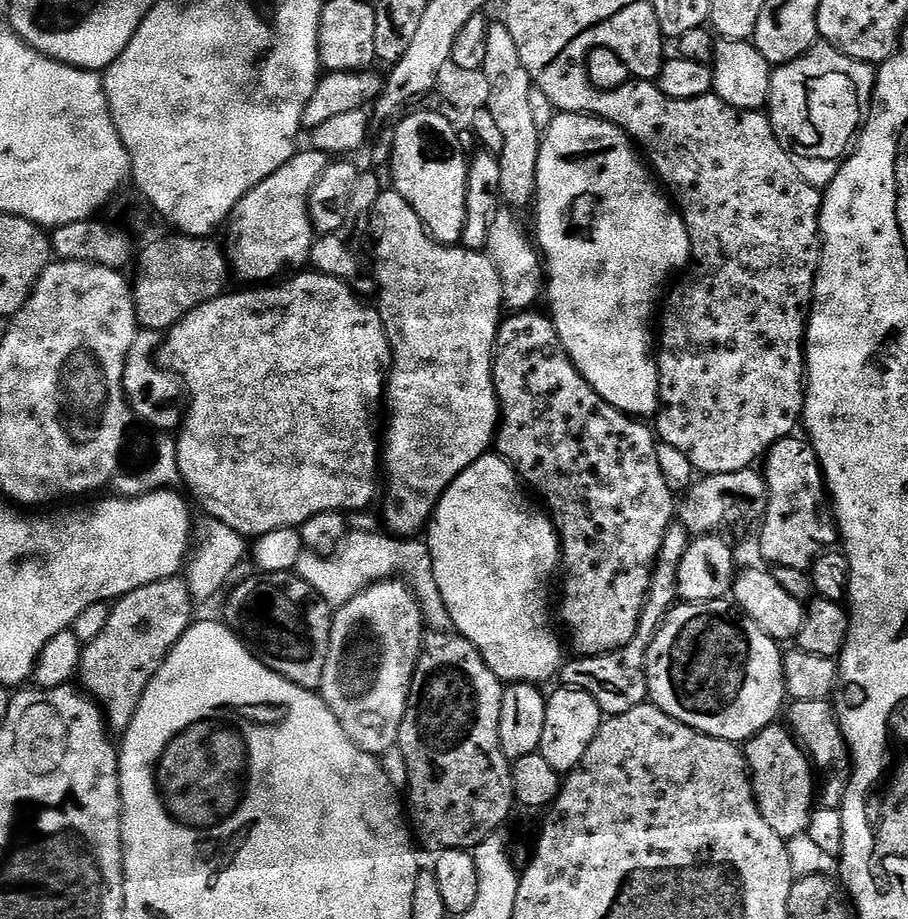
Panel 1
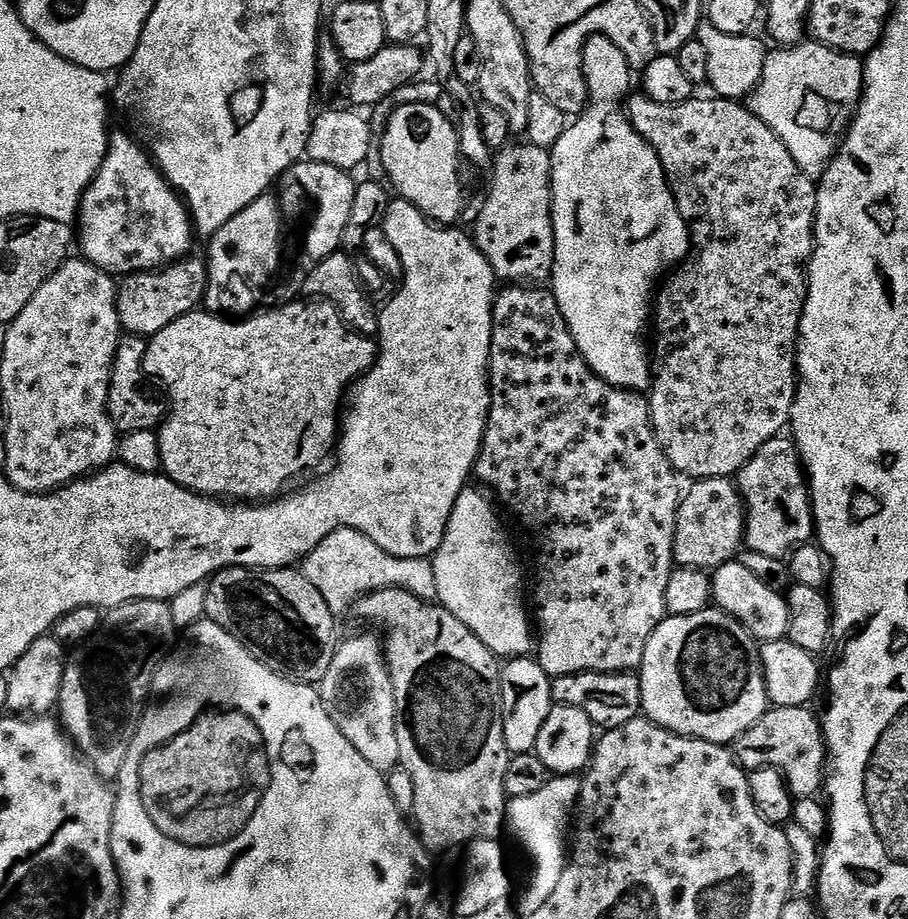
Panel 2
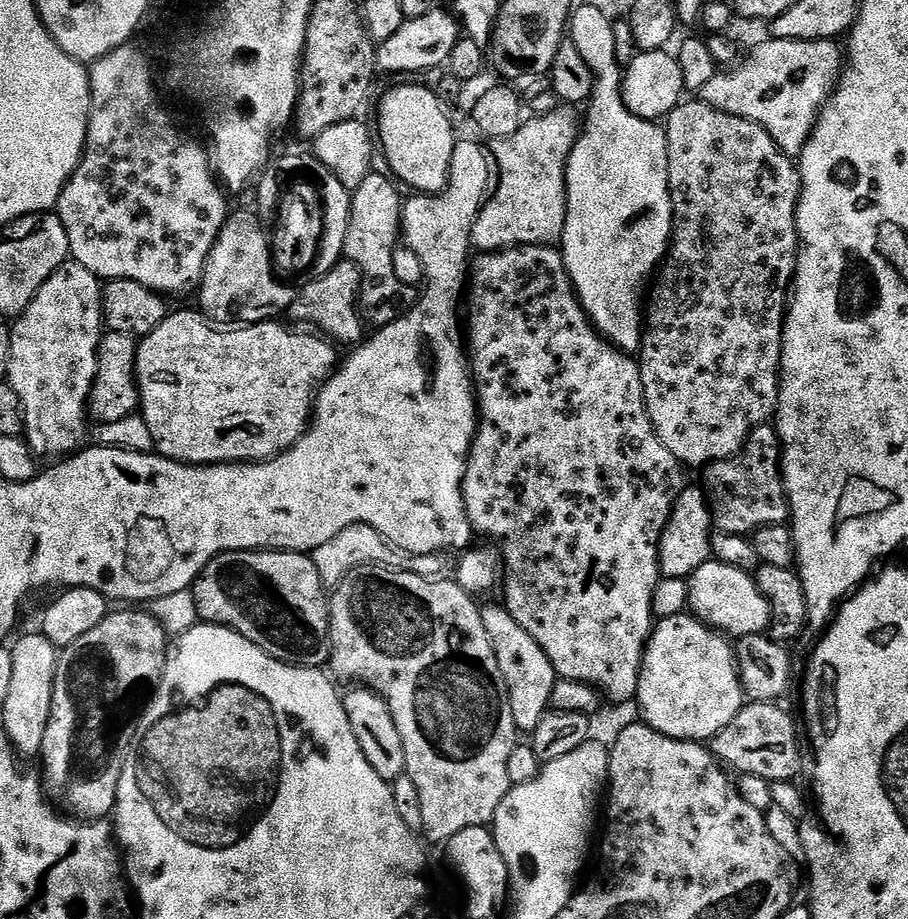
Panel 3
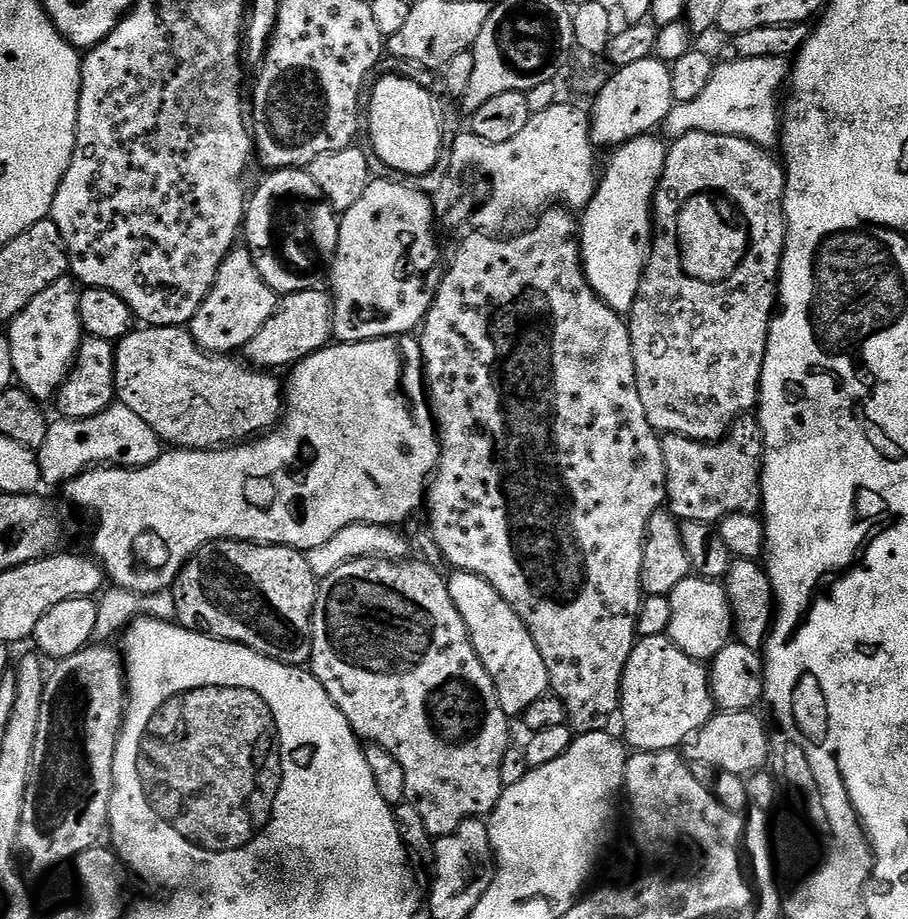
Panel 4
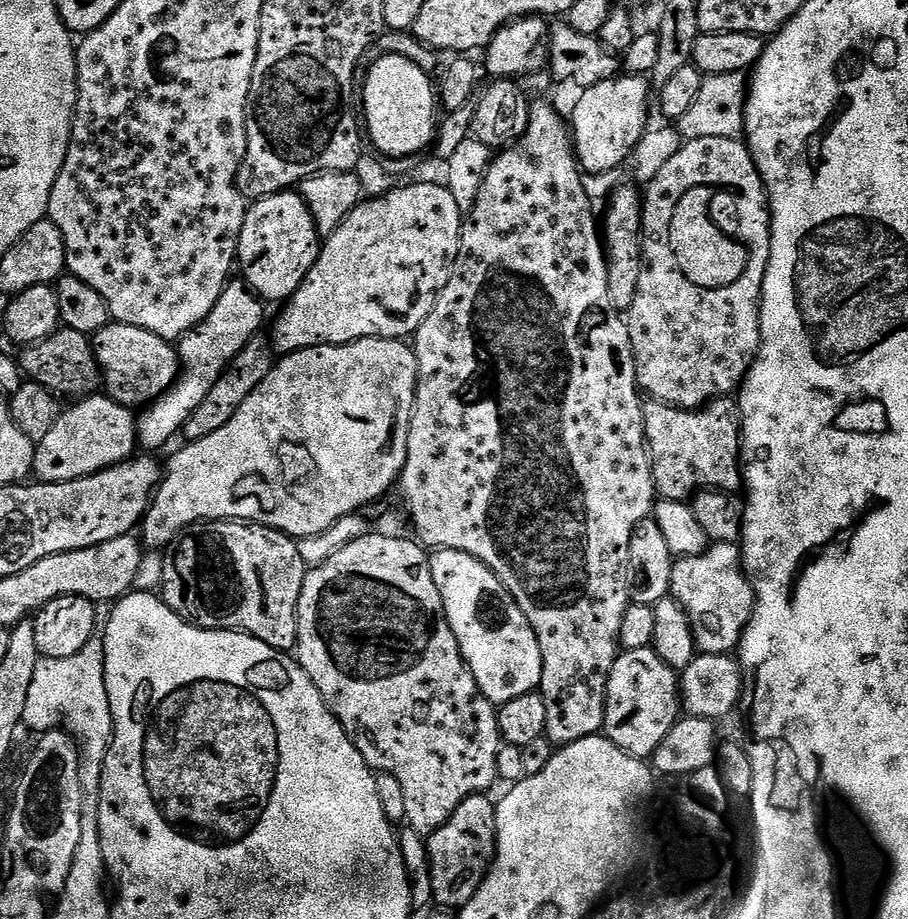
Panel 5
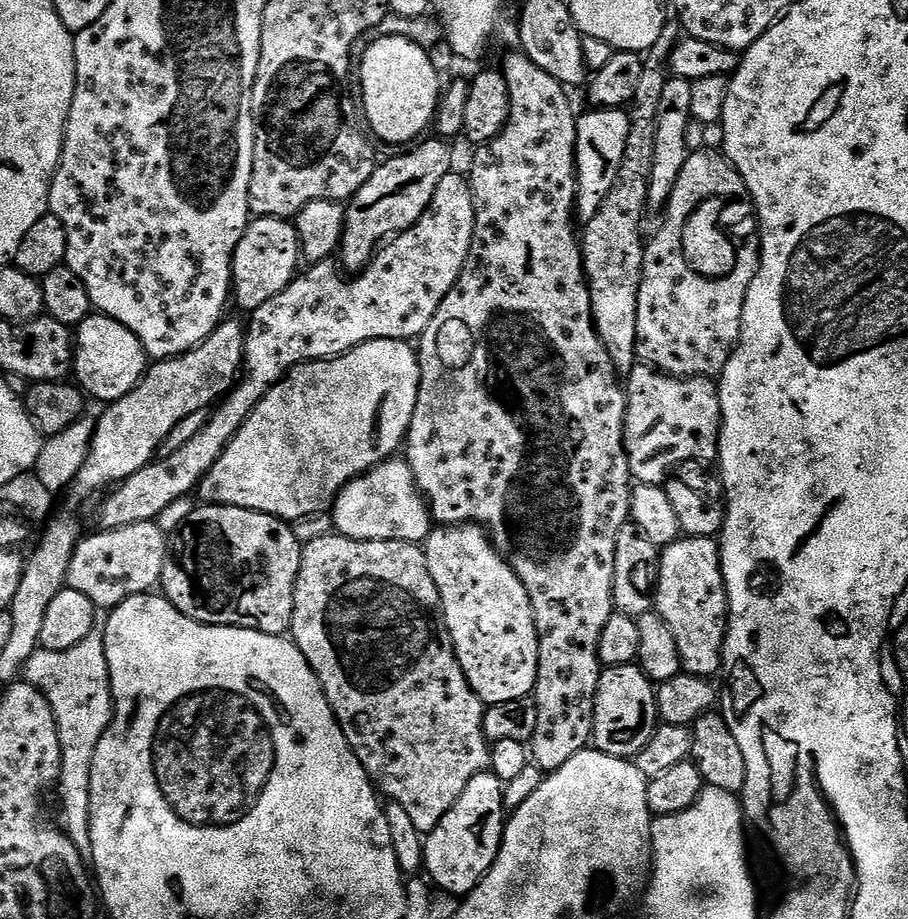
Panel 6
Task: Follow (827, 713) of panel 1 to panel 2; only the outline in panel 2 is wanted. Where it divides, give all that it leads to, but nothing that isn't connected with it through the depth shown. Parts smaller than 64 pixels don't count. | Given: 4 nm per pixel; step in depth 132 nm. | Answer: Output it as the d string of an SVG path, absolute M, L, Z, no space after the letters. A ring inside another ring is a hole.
M775 706L769 707L768 712L762 717L758 718L758 722L754 722L754 726L750 726L748 730L743 732L743 734L736 740L734 745L734 755L740 762L741 768L745 770L755 770L758 768L776 768L783 774L785 780L788 781L789 789L796 798L812 798L817 795L816 791L821 791L822 785L826 780L826 745L824 742L824 729L822 727L821 721L818 716L812 713L813 709L811 707L805 706L803 708L777 708Z

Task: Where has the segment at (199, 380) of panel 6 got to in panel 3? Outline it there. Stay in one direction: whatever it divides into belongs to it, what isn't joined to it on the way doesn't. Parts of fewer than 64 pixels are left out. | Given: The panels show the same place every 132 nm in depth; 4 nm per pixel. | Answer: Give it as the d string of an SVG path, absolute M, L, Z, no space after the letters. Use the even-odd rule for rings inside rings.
M233 211L214 242L214 250L206 258L204 276L200 279L199 311L216 326L243 326L271 321L287 313L297 298L297 289L283 288L274 275L272 250L261 217L251 212Z

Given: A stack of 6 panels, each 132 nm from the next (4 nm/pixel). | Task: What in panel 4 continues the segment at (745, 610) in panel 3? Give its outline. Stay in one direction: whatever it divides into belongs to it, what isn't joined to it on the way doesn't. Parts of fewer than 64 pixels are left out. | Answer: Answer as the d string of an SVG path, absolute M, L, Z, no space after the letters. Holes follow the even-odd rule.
M690 574L667 595L672 607L670 626L666 633L669 640L692 660L711 662L730 643L734 636L732 603L723 583L699 574Z

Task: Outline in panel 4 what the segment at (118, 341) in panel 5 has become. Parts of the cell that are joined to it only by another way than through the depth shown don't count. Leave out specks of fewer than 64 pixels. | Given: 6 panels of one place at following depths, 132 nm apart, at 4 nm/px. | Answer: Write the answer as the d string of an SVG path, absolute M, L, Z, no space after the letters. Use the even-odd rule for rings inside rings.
M140 326L123 336L115 345L116 349L116 390L119 403L124 404L134 414L148 423L153 430L159 434L161 441L165 445L175 446L176 448L218 448L221 446L231 446L241 442L247 442L257 436L265 435L272 431L280 423L281 415L284 411L285 393L282 391L282 384L275 380L273 373L268 370L261 370L241 362L228 354L212 354L205 352L194 342L191 331L187 327L179 328L153 328L151 326Z

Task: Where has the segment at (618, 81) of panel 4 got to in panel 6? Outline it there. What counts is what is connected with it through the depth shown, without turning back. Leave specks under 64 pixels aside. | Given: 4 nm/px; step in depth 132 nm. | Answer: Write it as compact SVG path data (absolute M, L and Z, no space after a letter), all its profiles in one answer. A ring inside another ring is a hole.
M592 108L576 122L576 210L575 215L587 222L598 213L618 168L622 165L626 138L630 131L628 114L624 108Z

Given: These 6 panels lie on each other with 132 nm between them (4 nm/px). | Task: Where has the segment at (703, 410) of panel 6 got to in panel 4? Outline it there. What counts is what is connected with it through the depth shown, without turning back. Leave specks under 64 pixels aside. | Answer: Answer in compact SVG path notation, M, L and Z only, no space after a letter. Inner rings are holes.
M745 414L729 427L723 437L715 442L691 440L685 436L665 435L661 439L664 465L668 475L667 511L677 521L689 520L692 524L719 525L720 521L735 512L756 514L761 511L760 470L764 458L764 435L760 429L760 421L755 415Z

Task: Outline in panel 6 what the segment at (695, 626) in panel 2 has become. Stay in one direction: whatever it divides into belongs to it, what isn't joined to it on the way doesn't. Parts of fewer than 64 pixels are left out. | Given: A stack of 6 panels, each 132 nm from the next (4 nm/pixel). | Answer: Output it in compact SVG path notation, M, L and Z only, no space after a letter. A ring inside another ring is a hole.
M639 663L604 668L598 678L594 702L591 747L602 754L634 758L650 742L658 727L657 685Z

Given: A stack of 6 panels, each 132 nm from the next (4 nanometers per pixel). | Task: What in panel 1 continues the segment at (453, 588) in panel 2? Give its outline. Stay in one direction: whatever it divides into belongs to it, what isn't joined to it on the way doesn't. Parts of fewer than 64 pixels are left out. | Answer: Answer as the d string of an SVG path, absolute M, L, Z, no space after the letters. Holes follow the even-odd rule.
M489 454L478 458L478 462L474 462L466 470L462 470L462 474L458 474L458 478L442 494L442 498L436 504L436 510L432 513L431 521L426 529L426 543L434 562L434 578L438 578L438 590L442 590L442 602L446 602L446 610L450 610L453 629L459 635L465 636L480 651L486 666L490 666L492 673L501 682L544 686L544 683L551 676L555 677L559 673L566 660L564 648L560 645L555 630L552 629L552 612L548 609L548 587L552 584L552 575L555 574L556 568L558 572L562 564L561 543L560 535L556 532L556 525L552 523L551 515L539 507L536 509L528 501L527 495L529 496L529 493L526 491L525 485L508 461L503 460L498 454Z

